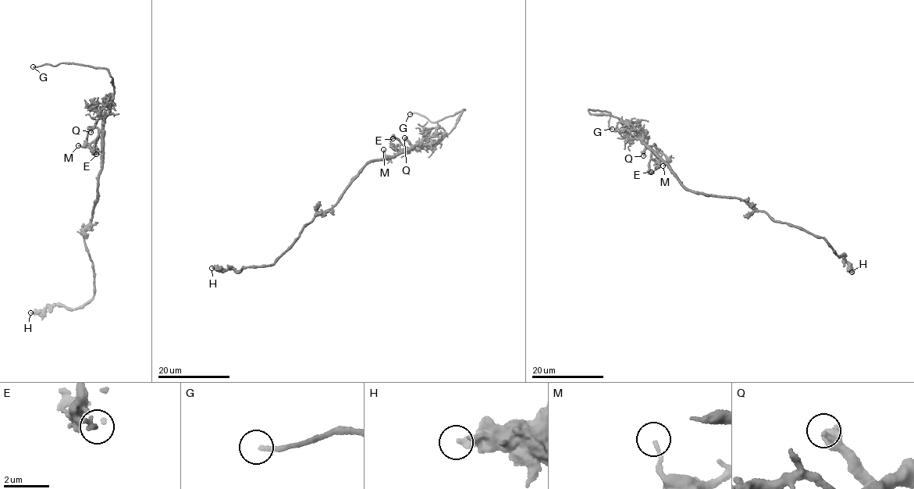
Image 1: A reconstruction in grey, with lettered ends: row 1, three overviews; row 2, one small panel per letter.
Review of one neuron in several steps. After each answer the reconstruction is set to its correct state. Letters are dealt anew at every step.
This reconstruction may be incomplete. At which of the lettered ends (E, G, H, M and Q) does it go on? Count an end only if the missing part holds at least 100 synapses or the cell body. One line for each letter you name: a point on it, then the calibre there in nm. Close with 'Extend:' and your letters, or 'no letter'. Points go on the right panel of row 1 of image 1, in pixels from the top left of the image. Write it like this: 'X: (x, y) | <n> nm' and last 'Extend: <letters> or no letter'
G: (612, 129) | 180 nm
Extend: G

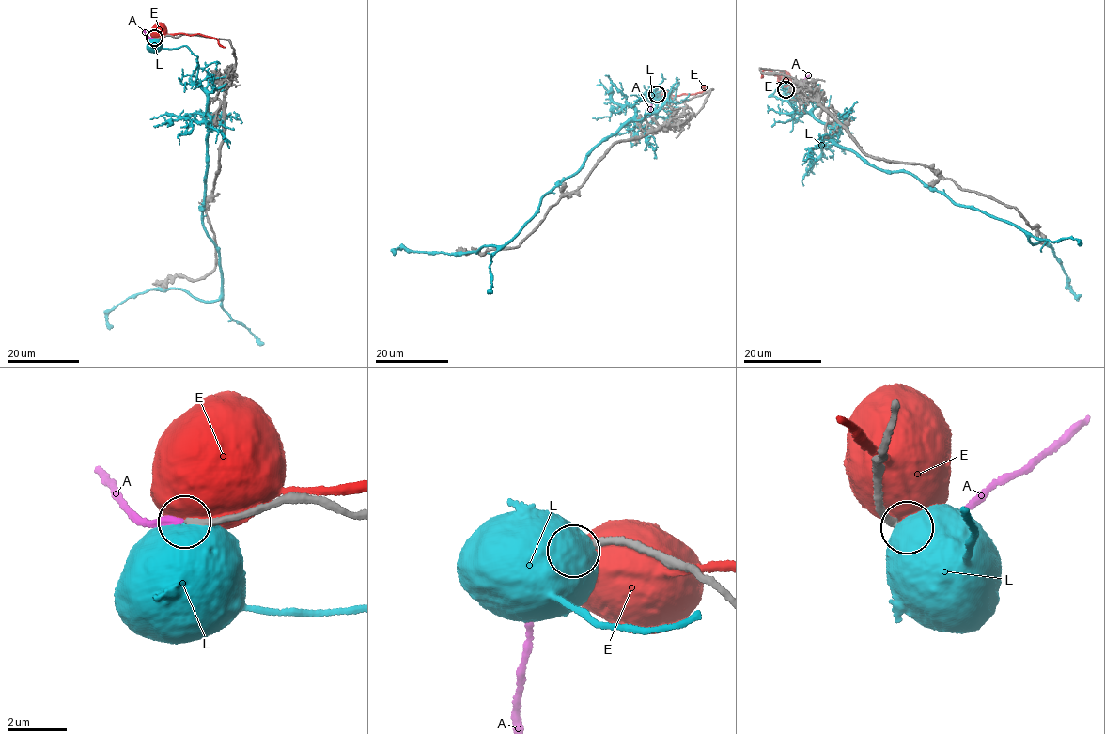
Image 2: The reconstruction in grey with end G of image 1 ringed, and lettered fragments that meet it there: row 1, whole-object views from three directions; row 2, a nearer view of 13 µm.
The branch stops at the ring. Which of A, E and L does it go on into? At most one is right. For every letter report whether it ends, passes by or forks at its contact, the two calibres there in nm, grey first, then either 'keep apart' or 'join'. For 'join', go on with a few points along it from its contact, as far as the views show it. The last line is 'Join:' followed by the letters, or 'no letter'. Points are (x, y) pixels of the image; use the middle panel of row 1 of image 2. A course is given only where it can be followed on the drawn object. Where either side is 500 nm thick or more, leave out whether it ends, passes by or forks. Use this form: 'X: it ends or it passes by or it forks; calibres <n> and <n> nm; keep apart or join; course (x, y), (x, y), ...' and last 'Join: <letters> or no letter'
A: it ends; calibres 180 and 280 nm; join; course (657, 94), (652, 98), (649, 117)
E: calibres 240 and 900 nm; keep apart
L: calibres 240 and 900 nm; keep apart
Join: A

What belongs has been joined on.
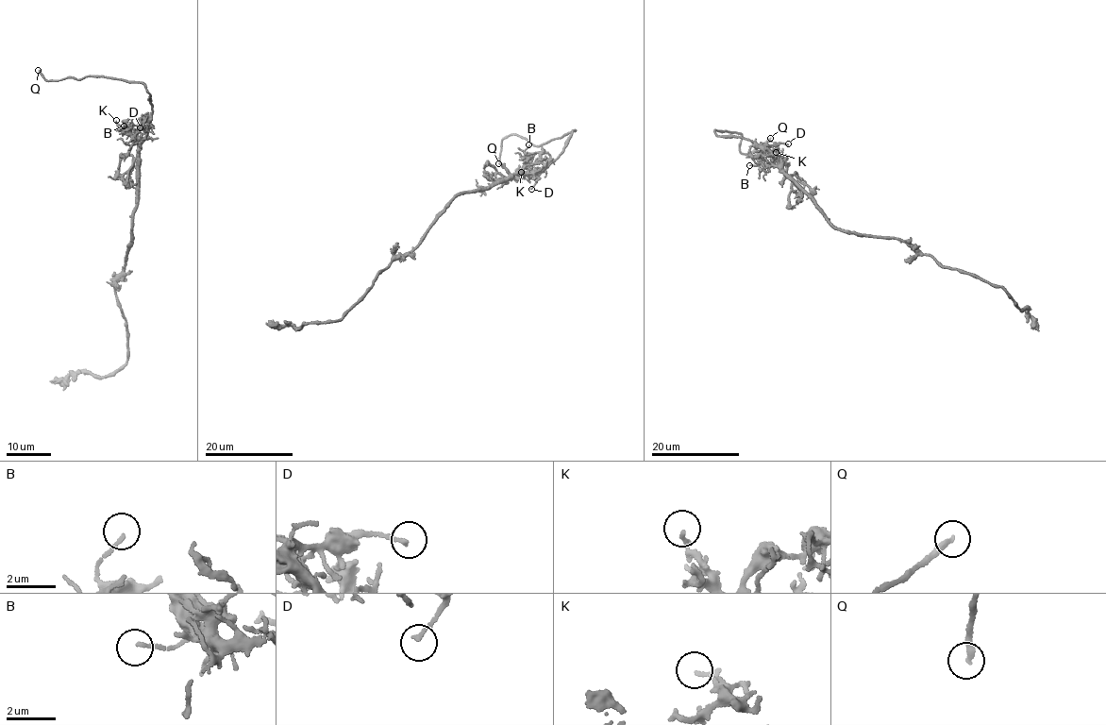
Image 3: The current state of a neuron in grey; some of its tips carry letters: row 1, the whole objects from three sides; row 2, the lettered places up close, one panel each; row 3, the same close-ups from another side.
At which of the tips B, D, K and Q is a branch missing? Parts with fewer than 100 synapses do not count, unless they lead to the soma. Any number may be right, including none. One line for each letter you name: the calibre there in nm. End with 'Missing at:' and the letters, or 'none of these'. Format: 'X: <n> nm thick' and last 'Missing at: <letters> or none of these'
Q: 240 nm thick
Missing at: Q

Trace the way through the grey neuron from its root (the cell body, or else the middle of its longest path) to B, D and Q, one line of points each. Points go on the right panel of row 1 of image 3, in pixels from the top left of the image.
B: (825, 215), (814, 198), (777, 167), (765, 167), (760, 163), (749, 165)
D: (825, 215), (814, 198), (784, 172), (781, 164), (771, 153), (776, 144), (788, 143)
Q: (825, 215), (776, 157), (742, 137), (718, 136), (714, 131), (743, 135), (740, 151), (746, 155), (770, 138)

